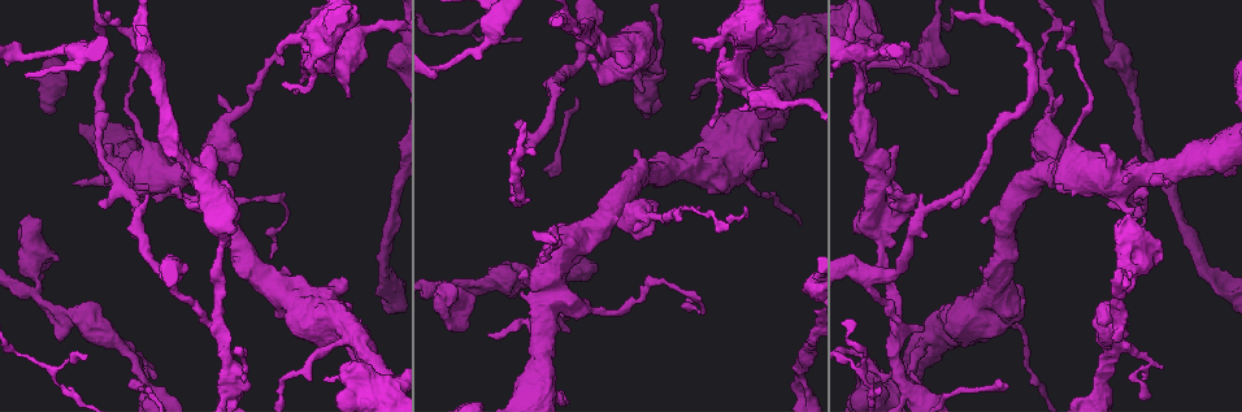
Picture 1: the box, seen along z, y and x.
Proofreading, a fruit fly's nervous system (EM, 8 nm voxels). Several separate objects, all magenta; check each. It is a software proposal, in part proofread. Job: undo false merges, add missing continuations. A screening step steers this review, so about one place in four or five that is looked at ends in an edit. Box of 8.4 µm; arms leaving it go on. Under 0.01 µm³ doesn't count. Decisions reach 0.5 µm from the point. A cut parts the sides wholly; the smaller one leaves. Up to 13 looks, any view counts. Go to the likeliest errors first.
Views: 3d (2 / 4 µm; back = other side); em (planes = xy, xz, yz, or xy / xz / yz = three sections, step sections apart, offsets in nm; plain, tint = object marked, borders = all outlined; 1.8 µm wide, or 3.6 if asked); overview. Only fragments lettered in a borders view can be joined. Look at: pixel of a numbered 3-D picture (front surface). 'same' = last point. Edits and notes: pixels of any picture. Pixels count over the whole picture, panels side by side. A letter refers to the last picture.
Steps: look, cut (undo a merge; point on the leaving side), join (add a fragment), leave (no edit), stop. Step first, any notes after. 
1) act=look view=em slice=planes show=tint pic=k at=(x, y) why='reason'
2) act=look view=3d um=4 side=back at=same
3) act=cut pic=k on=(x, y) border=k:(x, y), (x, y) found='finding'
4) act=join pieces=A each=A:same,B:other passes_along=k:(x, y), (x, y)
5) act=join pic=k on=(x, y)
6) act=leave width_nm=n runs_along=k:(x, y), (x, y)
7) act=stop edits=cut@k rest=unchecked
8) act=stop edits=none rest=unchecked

act=look view=em slice=xy step=16 show=tint pic=1 at=(866, 280) why='sharp bend'

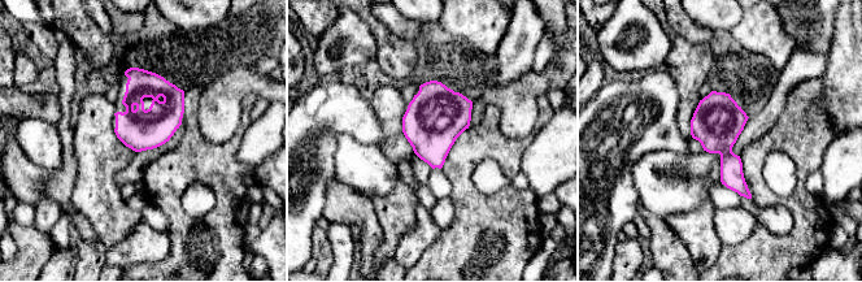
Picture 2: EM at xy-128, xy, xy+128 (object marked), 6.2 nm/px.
act=look view=em slice=planes show=borders at=same

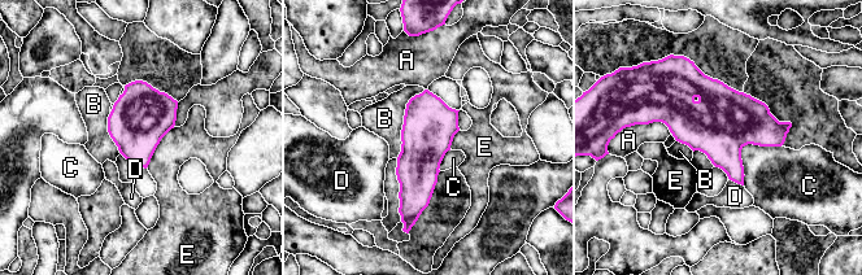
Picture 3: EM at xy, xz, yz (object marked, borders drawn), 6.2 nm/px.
act=leave width_nm=320 each=A:other,B:other,C:other,D:other,E:other border=3:(174, 127), (161, 139), (146, 167) found='all the same neuron'

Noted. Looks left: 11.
act=look view=em um=3.6 slice=planes show=plain pic=1 at=(898, 372) why='four-way junction'

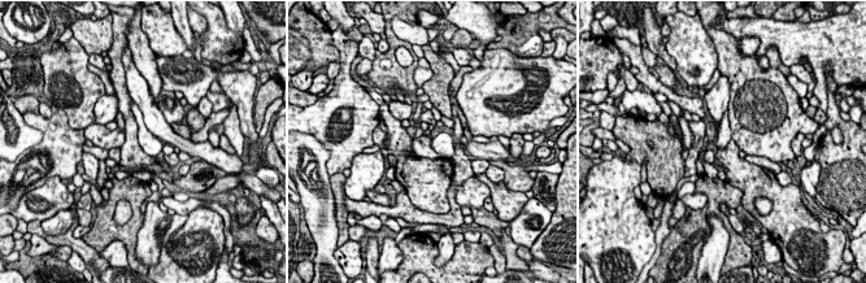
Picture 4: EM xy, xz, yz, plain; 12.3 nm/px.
act=look view=em um=3.6 slice=planes show=tint at=same why='with the object marked'

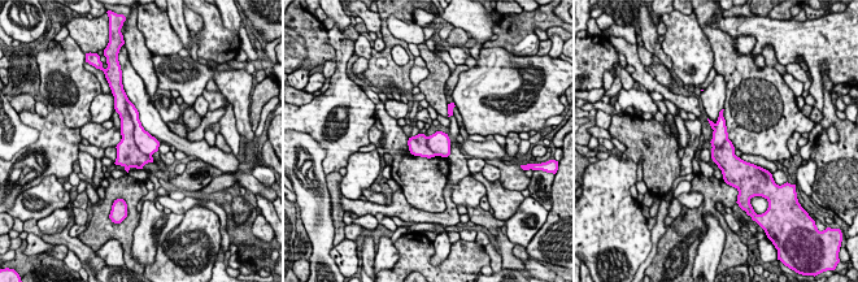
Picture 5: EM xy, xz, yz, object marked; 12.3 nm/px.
act=look view=em um=3.6 slice=planes show=borders at=same

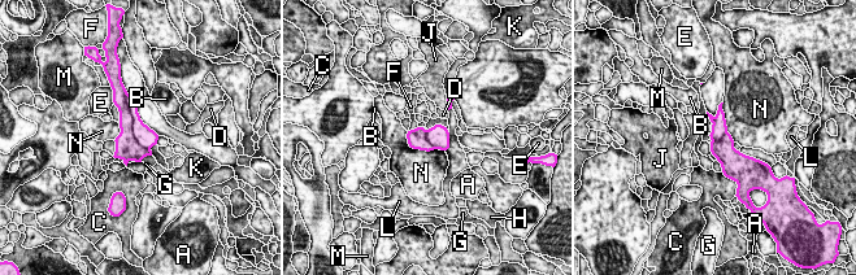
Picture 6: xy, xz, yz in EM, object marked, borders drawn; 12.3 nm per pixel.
act=cut pic=6 on=(126, 142) each=A:other,B:other,C:other,D:other,E:other,F:other,G:other,H:other,J:other,K:other,L:other,M:other,N:other border=6:(125, 95), (133, 135), (148, 149) found='two neurons meet here'

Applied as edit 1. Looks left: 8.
act=look view=overview why='see it whole again'

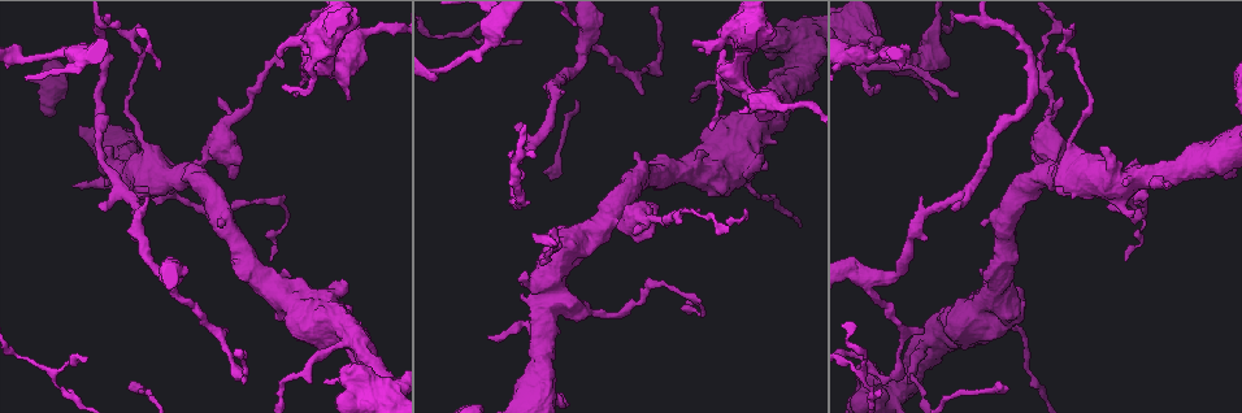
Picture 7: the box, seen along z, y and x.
act=look view=em slice=xz step=8 show=borders pic=7 at=(347, 102) why='an open end'

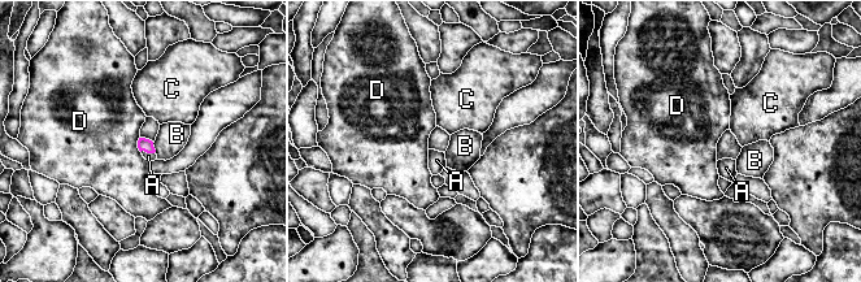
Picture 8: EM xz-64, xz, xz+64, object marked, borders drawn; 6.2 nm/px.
act=look view=em slice=planes show=borders at=same why='cut it another way'

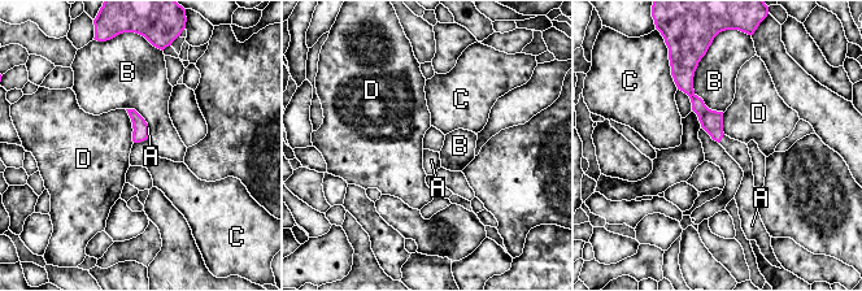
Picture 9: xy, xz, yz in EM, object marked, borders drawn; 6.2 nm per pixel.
act=join pieces=A each=A:same,B:other,C:other,D:other found='it goes on there'

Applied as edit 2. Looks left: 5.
act=stop edits=cut@6,join@9 rest=unchecked

